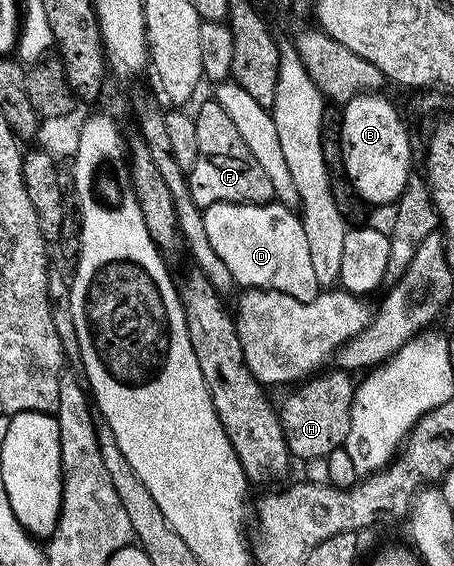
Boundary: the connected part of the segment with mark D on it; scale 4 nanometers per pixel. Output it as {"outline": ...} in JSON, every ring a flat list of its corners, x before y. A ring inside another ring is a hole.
{"outline":[[277,200,264,202,260,206,252,204,244,204,243,202,217,202,202,210,205,231,208,234,208,240,211,241,212,248,219,254,221,260,232,272,235,283,242,288,261,288,263,290,279,290,288,296,296,296,296,300,304,300,311,302,316,293,316,283,314,281,314,273,312,272,312,256,308,252,308,236,304,236,304,228,302,227,302,219,293,209,282,206]]}

